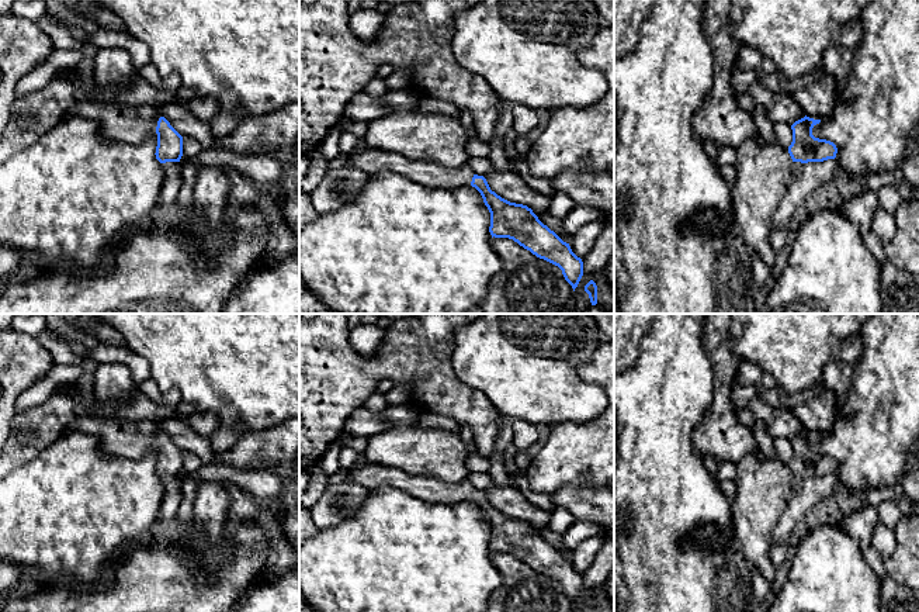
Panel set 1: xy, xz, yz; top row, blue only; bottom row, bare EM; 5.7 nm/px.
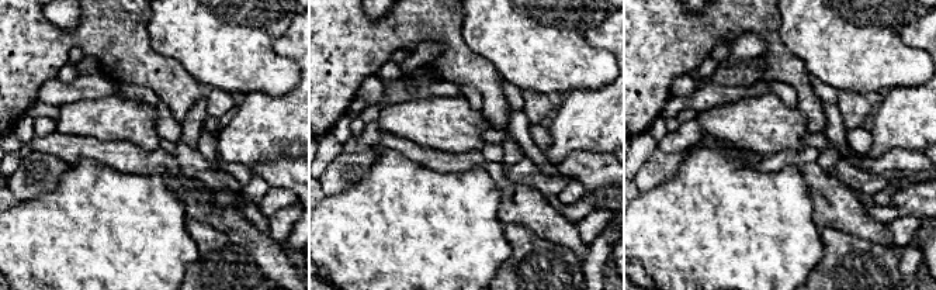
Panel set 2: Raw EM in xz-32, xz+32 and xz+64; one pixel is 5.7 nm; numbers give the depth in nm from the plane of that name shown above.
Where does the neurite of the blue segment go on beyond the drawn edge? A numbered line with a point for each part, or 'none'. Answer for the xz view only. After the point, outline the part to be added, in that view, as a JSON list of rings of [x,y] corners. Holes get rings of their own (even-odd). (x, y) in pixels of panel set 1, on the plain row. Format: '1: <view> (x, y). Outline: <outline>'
1: xz (425, 487). Outline: [[[368,463],[365,467],[347,470],[347,483],[360,484],[372,491],[381,485],[400,490],[420,501],[429,504],[458,504],[471,501],[474,485],[465,480],[457,484],[448,484],[429,474],[403,473],[396,467],[384,467],[377,463]]]

